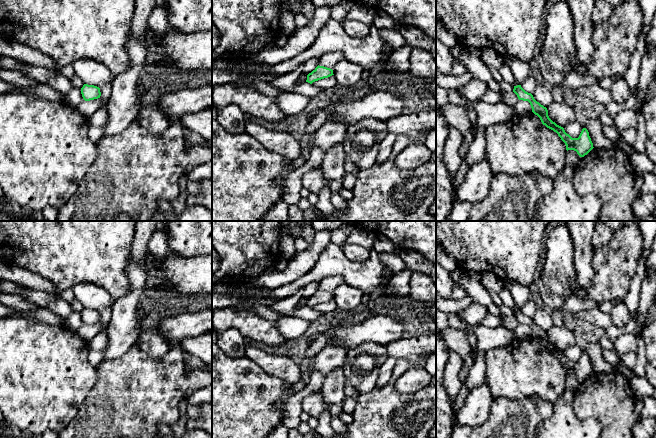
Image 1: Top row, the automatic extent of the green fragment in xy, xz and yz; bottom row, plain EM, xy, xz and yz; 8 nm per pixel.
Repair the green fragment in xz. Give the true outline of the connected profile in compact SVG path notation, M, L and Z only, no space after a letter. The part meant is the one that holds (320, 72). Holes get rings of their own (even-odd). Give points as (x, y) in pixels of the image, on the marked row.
M318 65L311 73L307 75L306 82L312 84L315 81L328 78L332 75L334 75L332 69Z

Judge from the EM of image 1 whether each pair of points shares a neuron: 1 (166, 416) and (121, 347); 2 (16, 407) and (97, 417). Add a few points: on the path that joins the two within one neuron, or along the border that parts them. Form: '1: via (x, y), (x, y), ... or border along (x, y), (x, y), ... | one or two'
1: border along (134, 342), (124, 354), (104, 360) | two
2: border along (88, 393), (78, 413), (65, 427) | two

